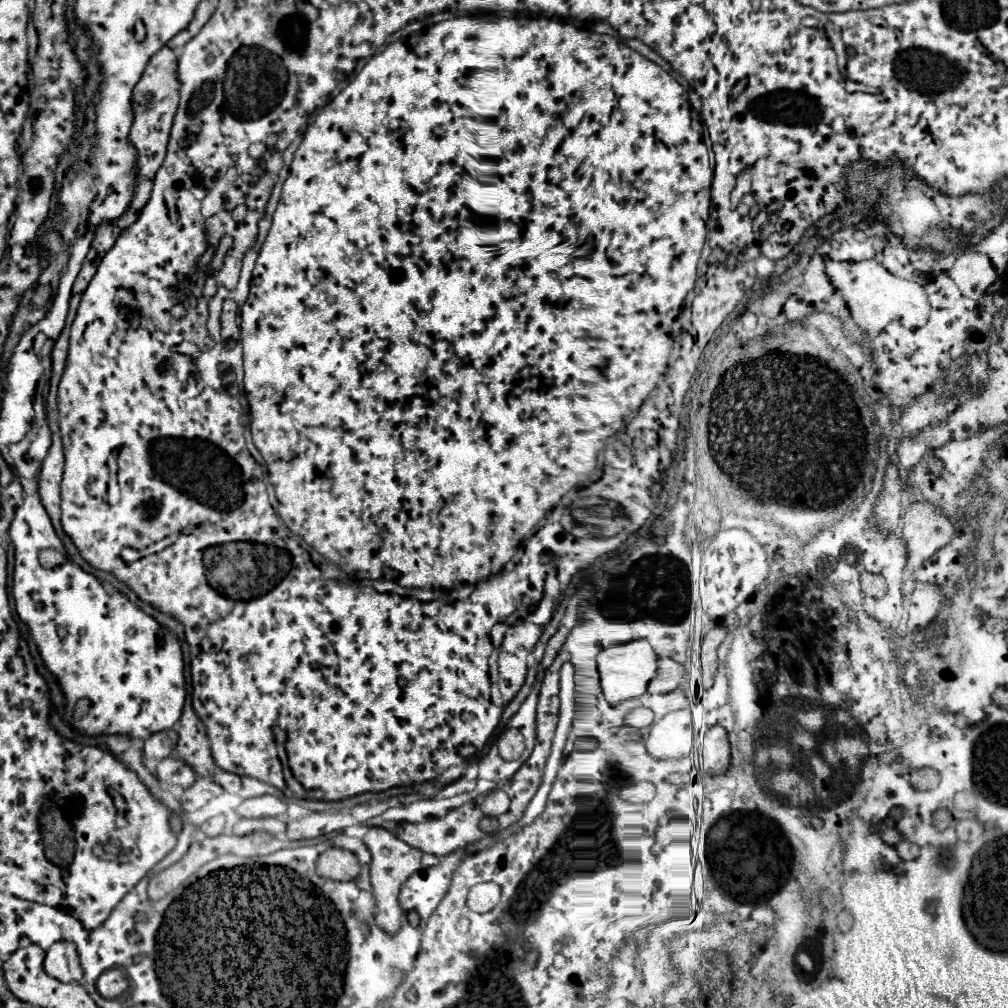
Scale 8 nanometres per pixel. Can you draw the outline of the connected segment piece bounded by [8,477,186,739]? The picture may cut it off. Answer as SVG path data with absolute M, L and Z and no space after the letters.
M20 477L20 481L22 481L22 485L24 485L24 503L16 509L16 517L14 517L14 521L12 521L12 525L10 525L10 531L8 531L10 537L12 537L12 541L14 541L14 547L16 547L16 565L14 565L12 595L14 595L14 599L16 599L16 611L18 611L20 619L22 619L24 623L28 623L28 627L30 627L32 639L36 641L36 645L38 645L38 649L40 649L40 655L42 655L44 665L46 665L46 667L58 677L58 681L60 681L60 687L62 687L62 691L64 691L64 695L66 695L66 701L68 701L68 703L66 703L66 715L72 717L72 709L74 709L76 701L80 701L80 699L88 699L88 701L90 701L90 711L88 711L82 719L78 719L76 723L72 723L72 725L74 725L78 731L86 731L88 735L124 733L124 735L130 735L132 739L146 739L146 737L150 737L152 733L170 729L170 727L180 719L182 707L184 707L184 701L186 701L184 661L182 661L182 651L180 651L180 643L178 643L176 635L174 635L170 629L166 629L164 625L160 625L154 617L146 615L140 607L136 607L136 605L134 605L126 595L122 595L120 591L108 593L108 591L102 587L102 583L100 583L92 573L86 573L84 569L80 569L80 567L74 565L72 561L66 561L64 565L54 567L54 569L44 569L44 567L38 563L38 553L40 553L40 549L44 549L44 547L54 547L54 549L60 551L60 553L66 553L66 551L64 551L64 545L62 545L60 537L56 535L56 531L54 531L54 527L52 527L52 521L50 521L50 517L48 517L48 513L46 513L46 509L44 509L44 505L42 505L42 501L40 501L38 483L36 483L34 479L22 479L22 477Z

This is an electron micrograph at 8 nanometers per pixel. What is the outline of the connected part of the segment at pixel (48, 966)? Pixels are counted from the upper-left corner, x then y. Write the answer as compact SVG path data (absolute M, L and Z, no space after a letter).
M72 941L54 943L46 951L44 969L50 977L54 977L62 983L72 983L72 981L82 981L84 979L84 969L80 965L78 949Z

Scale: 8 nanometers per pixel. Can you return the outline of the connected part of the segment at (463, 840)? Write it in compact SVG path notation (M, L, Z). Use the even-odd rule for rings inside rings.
M468 801L462 807L456 807L452 811L448 811L444 817L430 817L426 821L420 823L394 823L394 821L386 821L384 827L392 833L396 833L396 837L400 837L402 841L406 841L408 845L424 851L424 853L434 853L434 855L446 855L452 853L460 847L466 847L468 843L482 839L482 831L478 827L480 821L480 809L478 801Z

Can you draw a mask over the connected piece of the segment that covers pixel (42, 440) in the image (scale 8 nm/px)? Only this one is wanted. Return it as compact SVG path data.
M40 427L34 443L32 443L30 449L28 449L28 459L42 463L44 457L46 457L46 453L48 453L48 449L50 449L50 441L52 441L50 429L48 429L48 427Z

